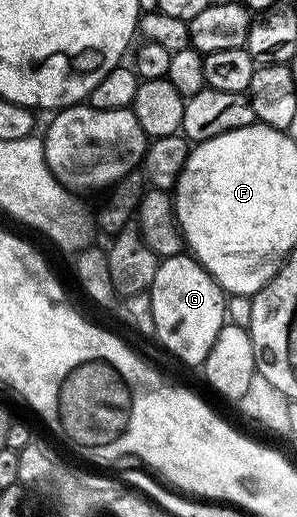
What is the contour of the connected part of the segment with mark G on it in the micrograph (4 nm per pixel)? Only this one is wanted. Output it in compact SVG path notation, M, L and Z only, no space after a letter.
M182 253L162 258L157 264L155 281L147 292L151 301L152 330L157 330L157 339L177 359L200 368L215 337L219 337L227 322L225 316L226 292L221 290L208 271L192 254Z

